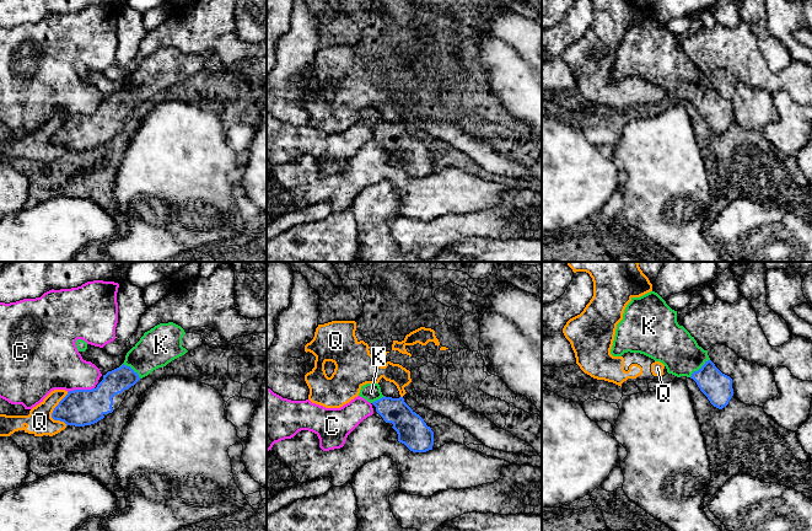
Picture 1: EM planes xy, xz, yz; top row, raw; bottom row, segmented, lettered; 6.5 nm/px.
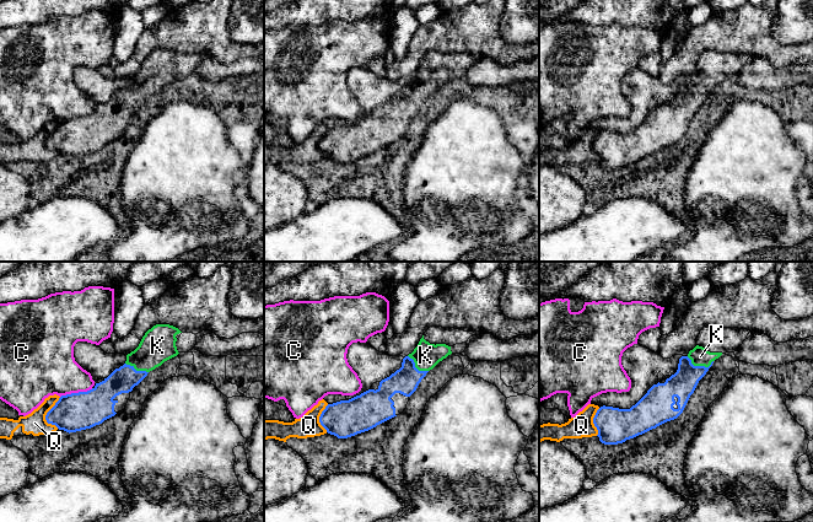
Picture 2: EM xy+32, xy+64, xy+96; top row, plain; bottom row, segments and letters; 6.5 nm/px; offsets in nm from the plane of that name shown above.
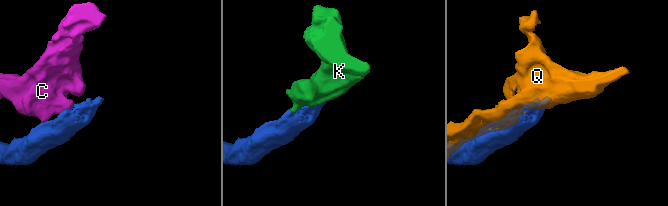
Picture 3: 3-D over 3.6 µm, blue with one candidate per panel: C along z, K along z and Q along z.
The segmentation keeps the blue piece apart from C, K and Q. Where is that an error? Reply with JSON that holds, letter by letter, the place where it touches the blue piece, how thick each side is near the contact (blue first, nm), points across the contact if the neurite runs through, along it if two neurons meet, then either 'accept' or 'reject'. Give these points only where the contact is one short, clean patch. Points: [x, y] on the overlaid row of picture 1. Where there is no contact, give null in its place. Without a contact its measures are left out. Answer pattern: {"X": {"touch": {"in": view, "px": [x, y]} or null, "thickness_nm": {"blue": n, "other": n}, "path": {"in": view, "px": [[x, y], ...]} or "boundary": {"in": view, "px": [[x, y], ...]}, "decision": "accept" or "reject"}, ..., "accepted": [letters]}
{"C": {"touch": {"in": "xy", "px": [80, 390]}, "thickness_nm": {"blue": 240, "other": 360}, "decision": "reject"}, "K": {"touch": {"in": "xy", "px": [130, 368]}, "thickness_nm": {"blue": 160, "other": 240}, "decision": "accept"}, "Q": {"touch": {"in": "xy", "px": [53, 412]}, "thickness_nm": {"blue": 240, "other": 170}, "decision": "reject"}, "accepted": ["K"]}

